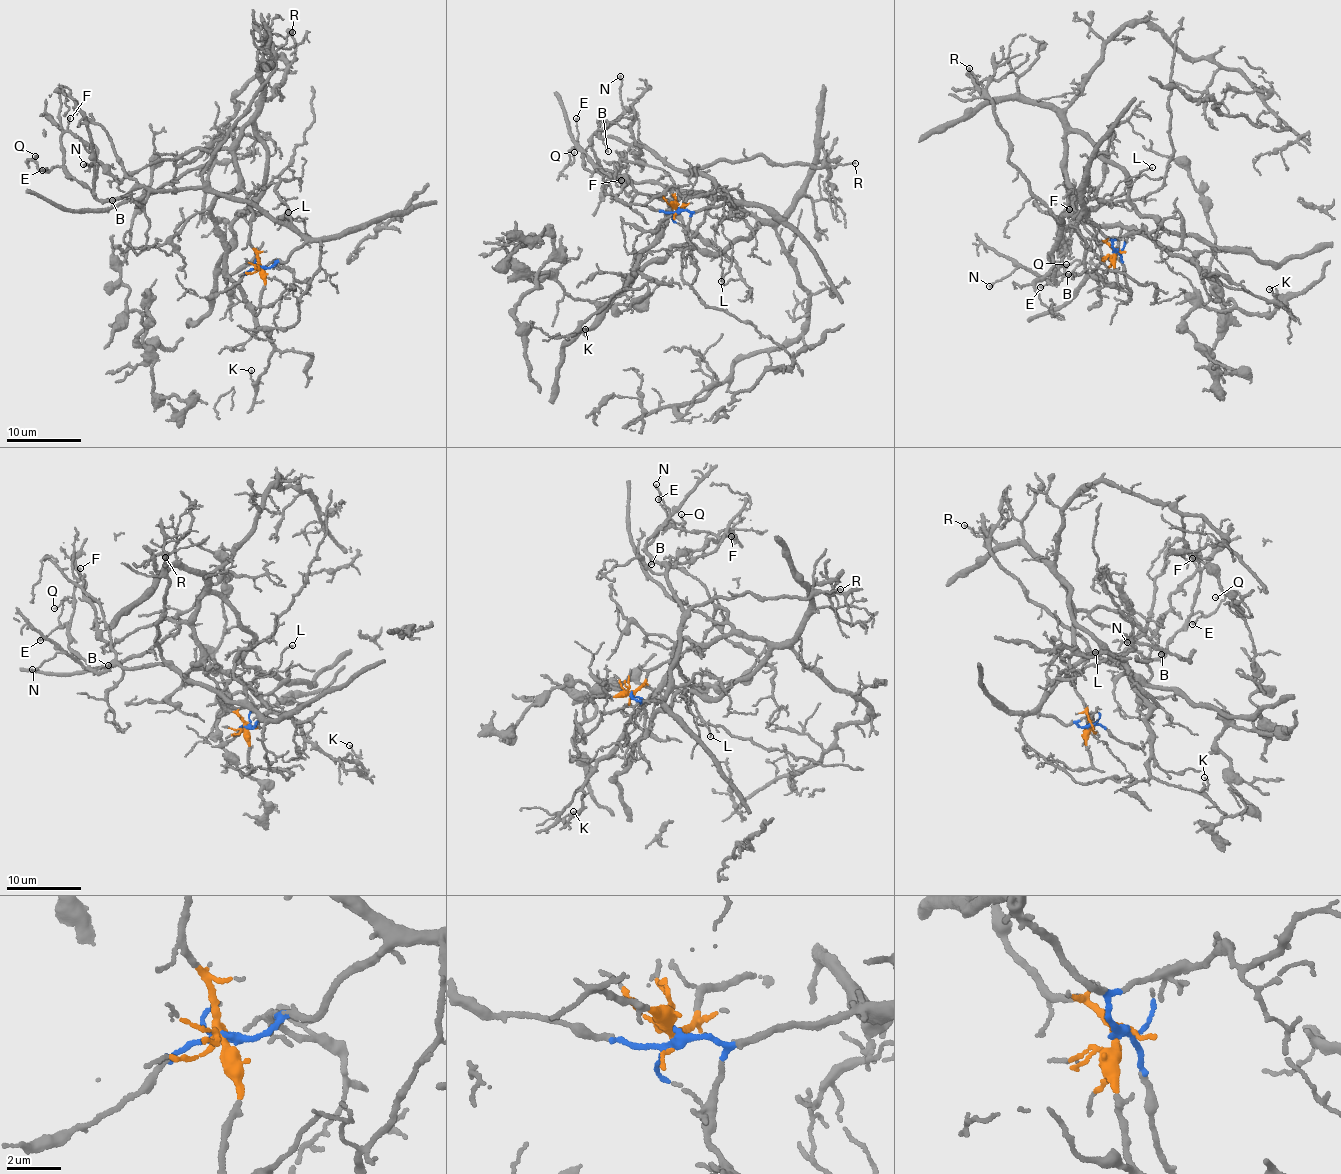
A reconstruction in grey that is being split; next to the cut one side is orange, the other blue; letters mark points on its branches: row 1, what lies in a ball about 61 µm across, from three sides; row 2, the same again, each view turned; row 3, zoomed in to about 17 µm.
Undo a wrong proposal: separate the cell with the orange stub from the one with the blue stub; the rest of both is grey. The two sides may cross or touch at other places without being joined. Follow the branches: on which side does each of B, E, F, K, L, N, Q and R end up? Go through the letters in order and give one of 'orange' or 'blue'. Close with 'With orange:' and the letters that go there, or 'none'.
B: blue
E: blue
F: orange
K: orange
L: blue
N: blue
Q: blue
R: blue
With orange: F, K

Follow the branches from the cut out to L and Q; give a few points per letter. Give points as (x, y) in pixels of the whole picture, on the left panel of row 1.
L: (260, 267), (289, 259), (303, 242), (303, 233), (291, 224), (291, 217), (277, 220), (289, 218), (288, 213)
Q: (260, 267), (289, 259), (303, 238), (247, 203), (178, 187), (100, 200), (57, 167), (42, 172), (35, 156)

